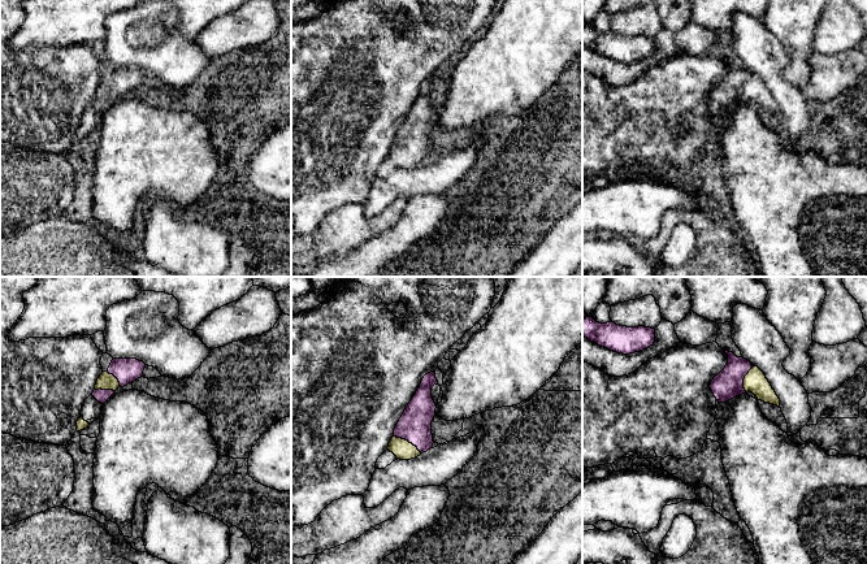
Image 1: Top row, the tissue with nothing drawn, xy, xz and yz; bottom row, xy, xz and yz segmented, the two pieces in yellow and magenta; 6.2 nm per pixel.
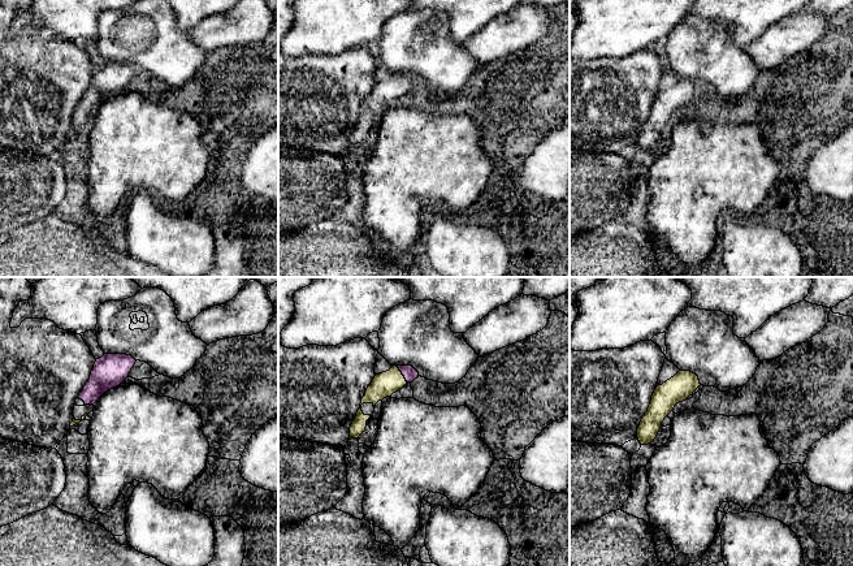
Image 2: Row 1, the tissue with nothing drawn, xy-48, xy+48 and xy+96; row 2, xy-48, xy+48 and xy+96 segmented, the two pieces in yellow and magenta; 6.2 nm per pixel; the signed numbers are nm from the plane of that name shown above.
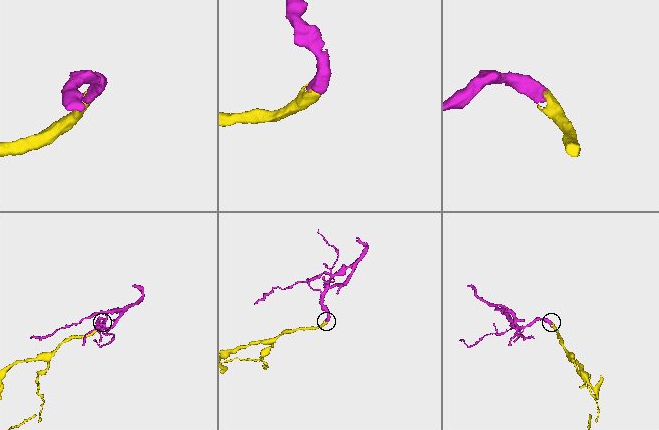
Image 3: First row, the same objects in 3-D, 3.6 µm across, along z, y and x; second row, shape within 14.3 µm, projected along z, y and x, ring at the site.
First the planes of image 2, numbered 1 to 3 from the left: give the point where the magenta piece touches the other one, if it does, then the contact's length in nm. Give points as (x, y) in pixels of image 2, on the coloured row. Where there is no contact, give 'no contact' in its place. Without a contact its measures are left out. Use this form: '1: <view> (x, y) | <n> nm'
1: no contact
2: xy+48 (401, 374) | 130 nm
3: no contact

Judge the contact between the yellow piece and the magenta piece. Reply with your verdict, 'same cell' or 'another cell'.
same cell

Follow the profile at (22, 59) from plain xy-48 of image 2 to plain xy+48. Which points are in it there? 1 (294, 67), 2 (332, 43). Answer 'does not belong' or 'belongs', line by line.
1: belongs
2: does not belong

